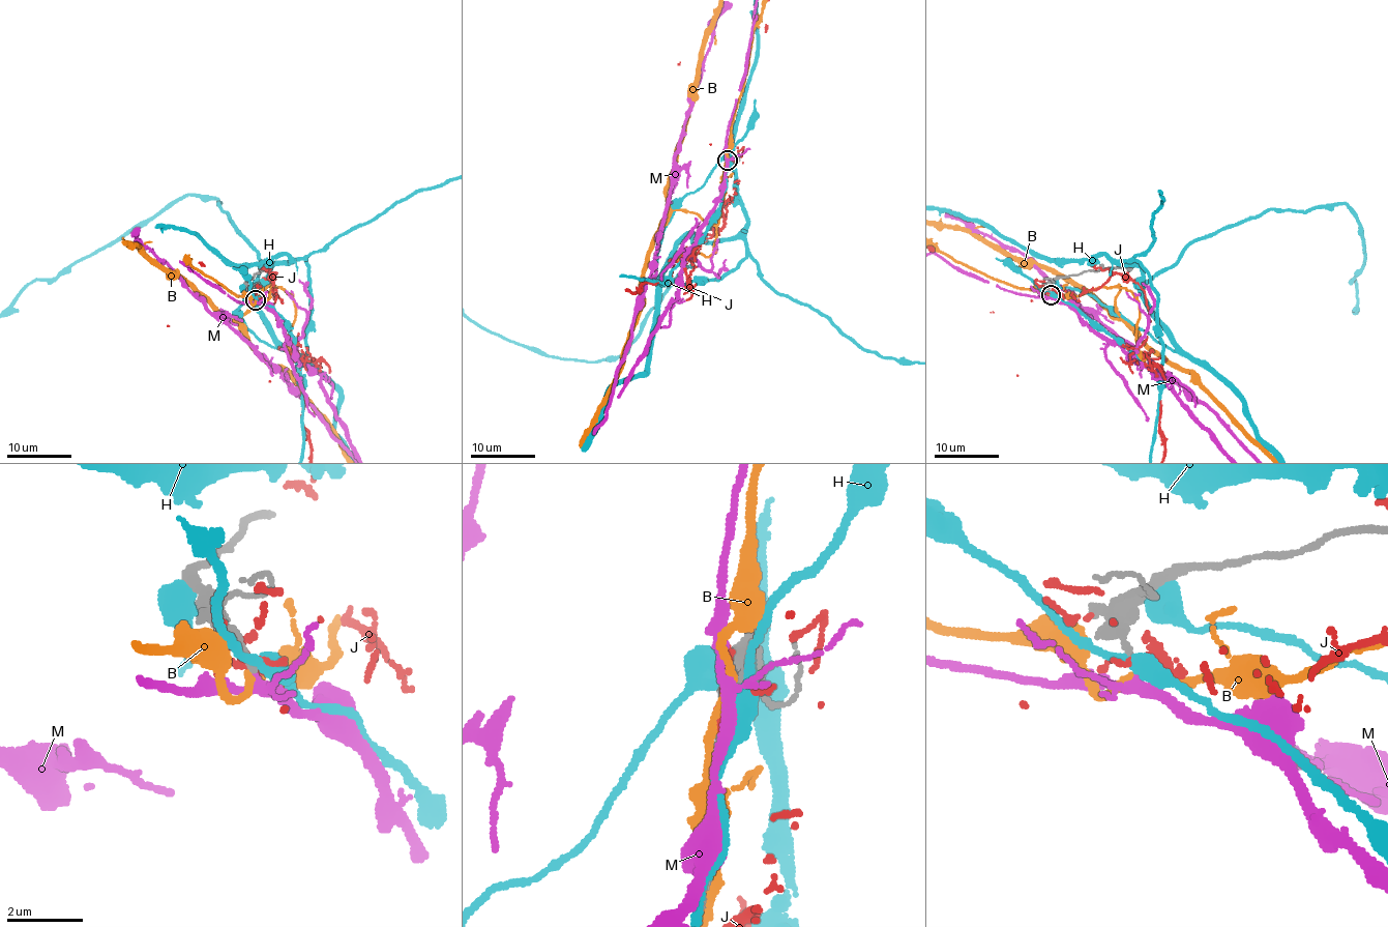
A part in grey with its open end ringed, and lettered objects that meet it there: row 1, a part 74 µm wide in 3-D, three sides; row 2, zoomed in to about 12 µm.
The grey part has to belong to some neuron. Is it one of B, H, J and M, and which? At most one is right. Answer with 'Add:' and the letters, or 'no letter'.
Add: M

